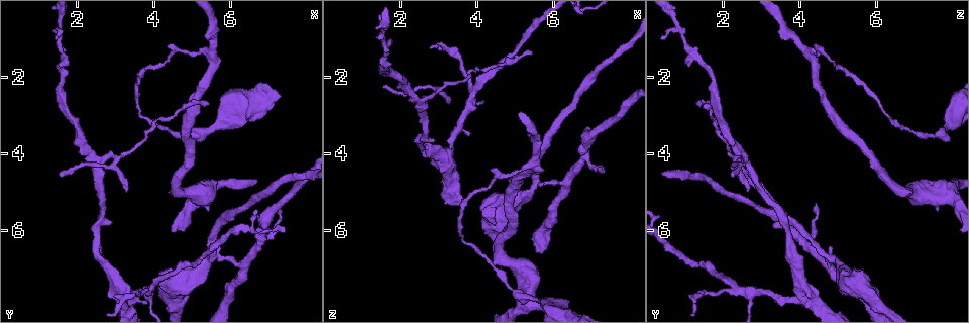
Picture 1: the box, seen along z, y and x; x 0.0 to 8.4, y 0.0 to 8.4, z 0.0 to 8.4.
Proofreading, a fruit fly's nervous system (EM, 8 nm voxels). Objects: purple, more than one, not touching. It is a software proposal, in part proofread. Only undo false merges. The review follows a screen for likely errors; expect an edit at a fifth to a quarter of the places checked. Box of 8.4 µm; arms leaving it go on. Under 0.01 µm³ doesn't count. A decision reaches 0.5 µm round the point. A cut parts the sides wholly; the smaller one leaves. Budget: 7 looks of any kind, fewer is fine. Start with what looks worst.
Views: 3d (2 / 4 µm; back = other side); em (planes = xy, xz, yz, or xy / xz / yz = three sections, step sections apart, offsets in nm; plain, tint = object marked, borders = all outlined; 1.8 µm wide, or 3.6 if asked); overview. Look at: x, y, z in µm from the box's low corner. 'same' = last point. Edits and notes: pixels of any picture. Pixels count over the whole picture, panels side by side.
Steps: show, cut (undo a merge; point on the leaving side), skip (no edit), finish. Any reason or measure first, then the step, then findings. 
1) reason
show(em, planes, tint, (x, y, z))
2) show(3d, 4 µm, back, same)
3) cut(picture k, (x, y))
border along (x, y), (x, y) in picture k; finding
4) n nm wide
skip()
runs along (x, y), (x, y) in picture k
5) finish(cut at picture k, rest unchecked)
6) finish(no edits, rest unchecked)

sudden change in width
show(em, planes, tint, (2.45, 4.20, 2.70))

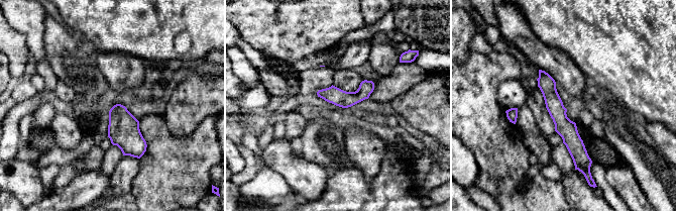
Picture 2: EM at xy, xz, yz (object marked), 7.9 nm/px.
skip()
runs along (541, 73), (560, 120), (585, 163) in picture 2; continuous, no second neuron

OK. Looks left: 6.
show(em, planes, borders, (5.50, 6.70, 4.75))

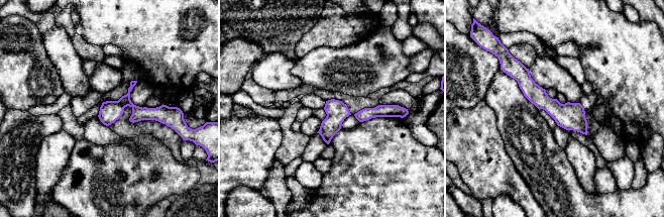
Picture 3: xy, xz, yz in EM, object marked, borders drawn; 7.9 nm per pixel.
cut(picture 3, (138, 113))
two neurons meet here

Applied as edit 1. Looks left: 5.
three arms meet
show(em, xz, step 4, tint, (3.25, 7.80, 4.30))

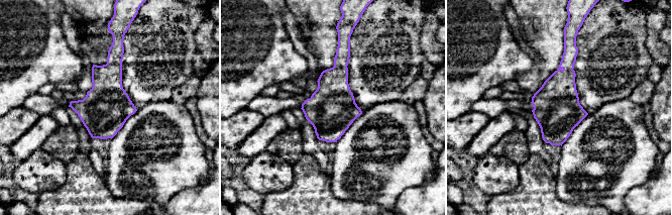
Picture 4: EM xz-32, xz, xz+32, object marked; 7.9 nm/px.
show(em, planes, tint, same)

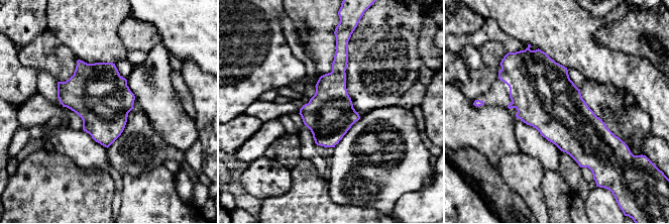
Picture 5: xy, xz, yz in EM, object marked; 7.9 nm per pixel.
skip()
all the same neuron

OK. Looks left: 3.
finish(cut at picture 3, rest unchecked)

